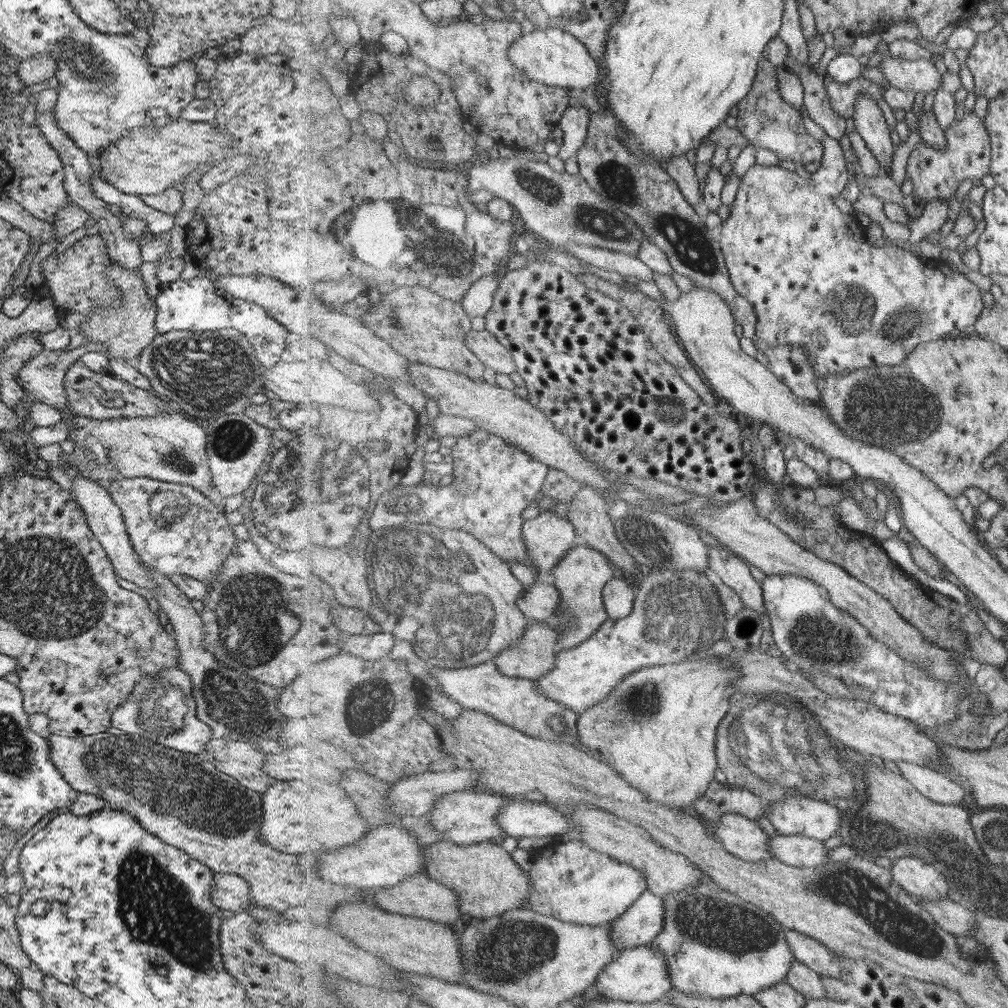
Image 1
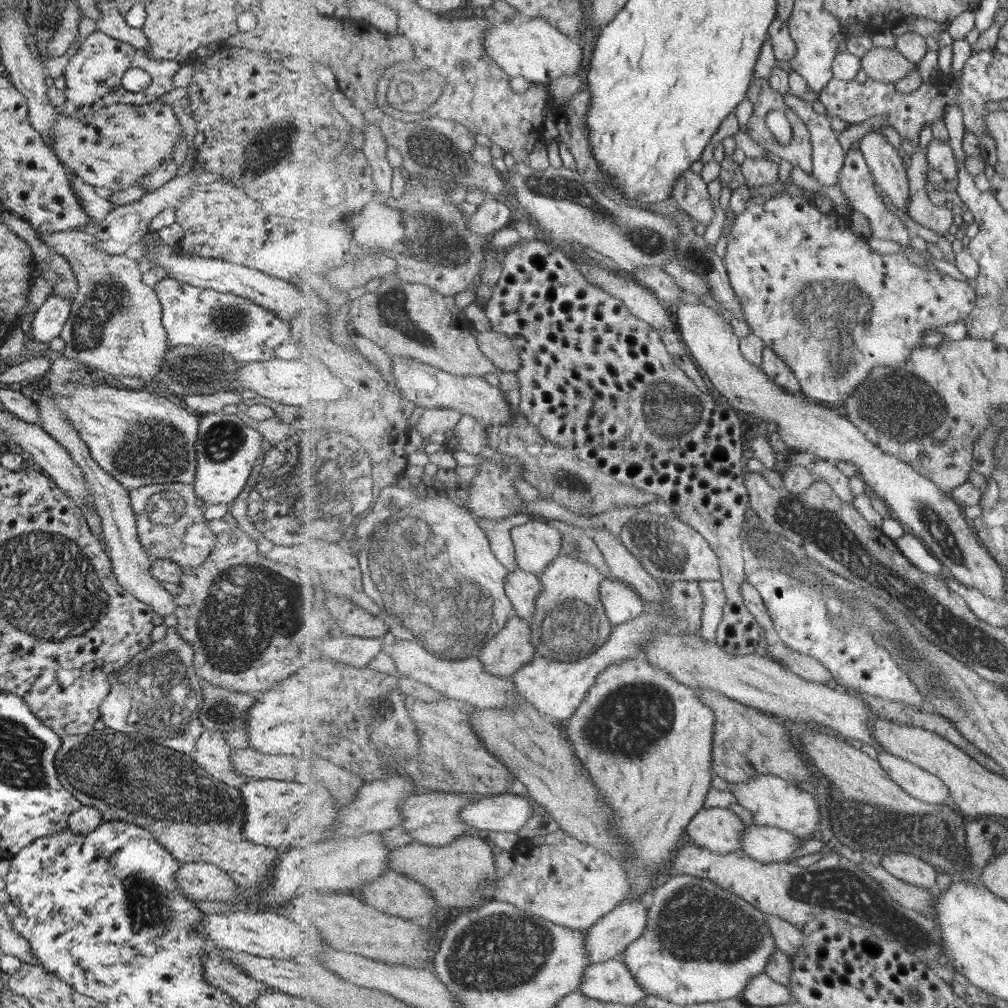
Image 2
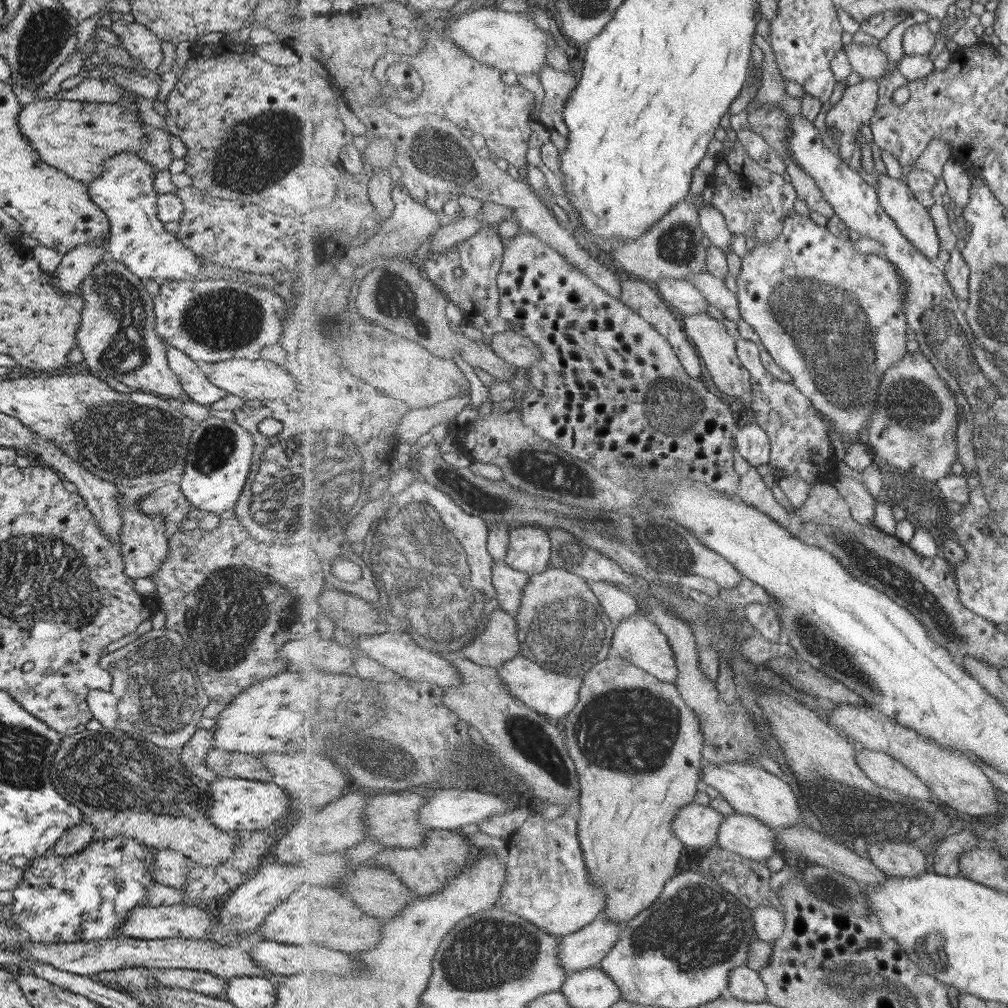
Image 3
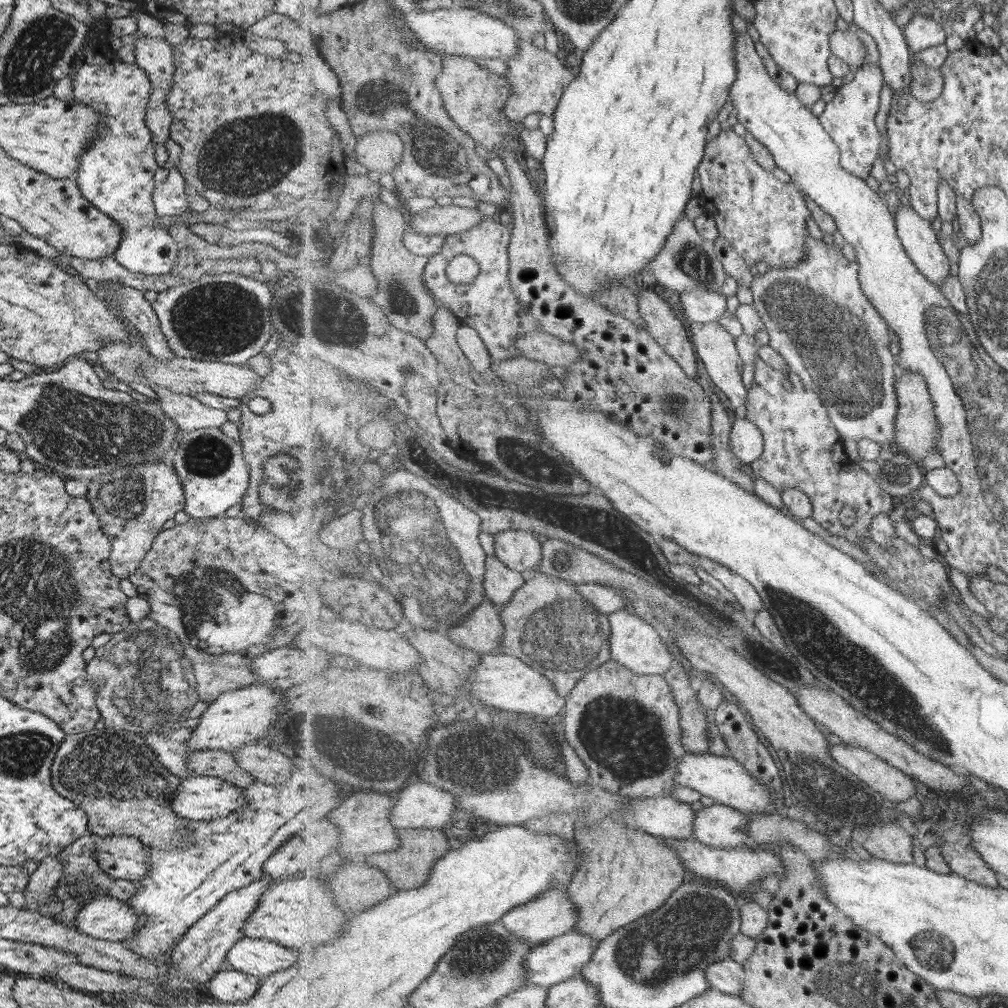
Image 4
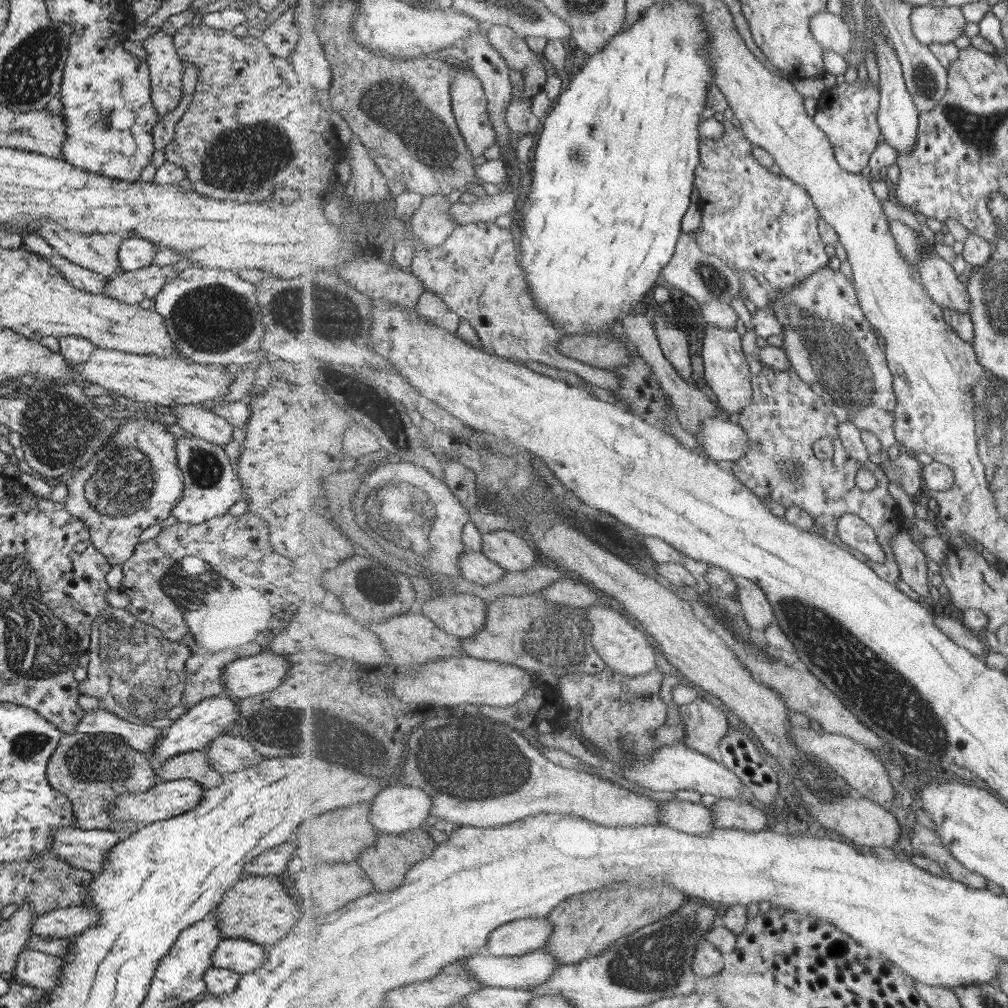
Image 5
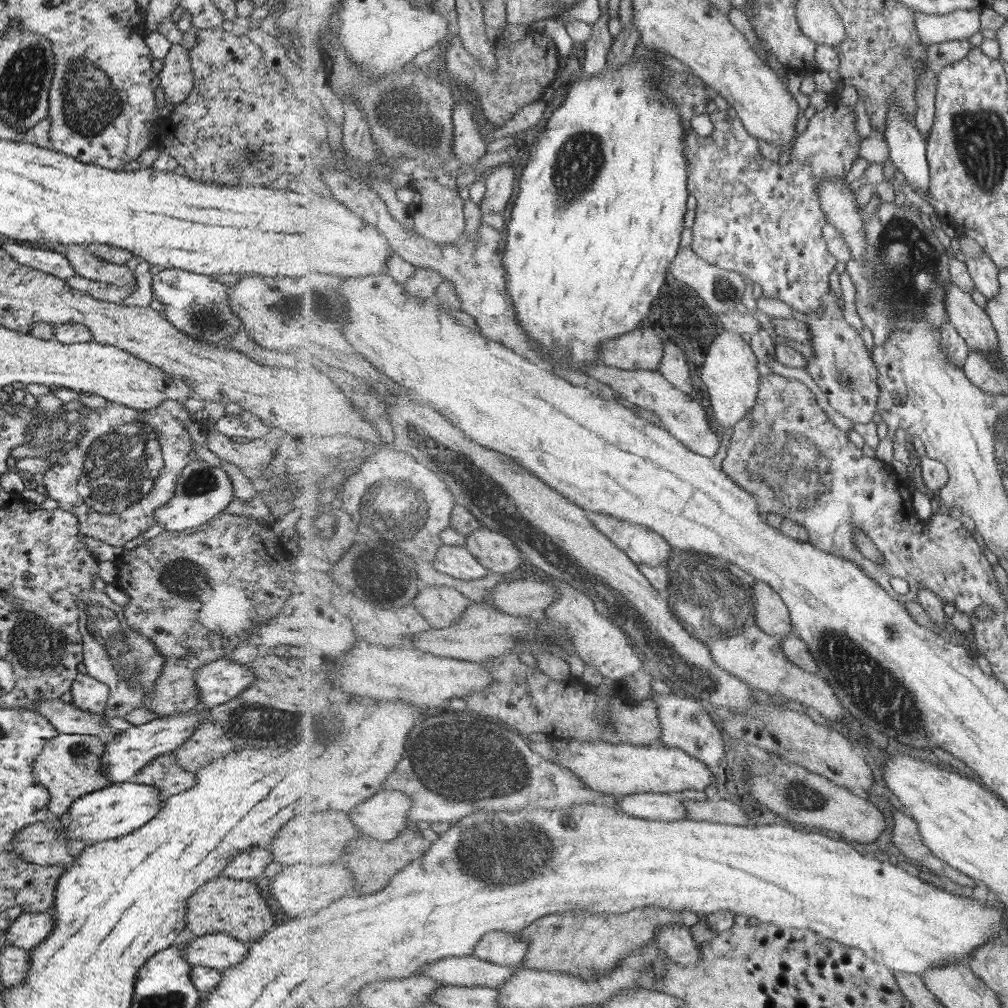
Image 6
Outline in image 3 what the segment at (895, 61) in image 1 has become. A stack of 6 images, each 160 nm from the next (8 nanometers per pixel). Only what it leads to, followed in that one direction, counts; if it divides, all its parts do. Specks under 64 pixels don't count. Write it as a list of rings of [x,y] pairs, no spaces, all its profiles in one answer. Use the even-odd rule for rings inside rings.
[[[851,43],[845,46],[844,50],[848,54],[854,71],[863,79],[880,79],[891,66],[889,56],[873,45]]]

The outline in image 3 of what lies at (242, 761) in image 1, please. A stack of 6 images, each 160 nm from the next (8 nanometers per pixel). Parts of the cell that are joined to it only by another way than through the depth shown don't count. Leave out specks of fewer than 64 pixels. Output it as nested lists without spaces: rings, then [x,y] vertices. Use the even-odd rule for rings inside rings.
[[[197,728],[185,745],[181,745],[179,762],[185,770],[204,781],[217,780],[219,776],[205,768],[205,755],[213,749],[214,738],[210,730]]]

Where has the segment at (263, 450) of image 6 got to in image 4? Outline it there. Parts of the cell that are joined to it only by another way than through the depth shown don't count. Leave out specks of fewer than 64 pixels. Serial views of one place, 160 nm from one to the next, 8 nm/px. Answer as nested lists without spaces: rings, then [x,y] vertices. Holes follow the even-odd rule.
[[[155,388],[154,392],[161,397],[164,413],[182,432],[203,427],[220,428],[226,421],[225,411],[205,406],[195,397],[163,388]]]

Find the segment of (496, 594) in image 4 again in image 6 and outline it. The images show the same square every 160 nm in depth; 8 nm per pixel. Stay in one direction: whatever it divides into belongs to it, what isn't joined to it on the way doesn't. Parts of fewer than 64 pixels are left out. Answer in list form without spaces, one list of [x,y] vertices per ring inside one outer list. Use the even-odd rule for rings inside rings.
[[[443,544],[438,550],[434,568],[461,580],[483,578],[490,570],[465,545]]]

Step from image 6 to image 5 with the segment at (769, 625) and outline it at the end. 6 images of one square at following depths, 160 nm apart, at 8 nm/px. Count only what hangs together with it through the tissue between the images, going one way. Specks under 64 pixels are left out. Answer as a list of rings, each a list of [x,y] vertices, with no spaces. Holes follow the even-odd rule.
[[[731,575],[738,584],[738,598],[744,617],[753,629],[765,630],[777,622],[775,611],[766,592],[755,582],[743,575]]]

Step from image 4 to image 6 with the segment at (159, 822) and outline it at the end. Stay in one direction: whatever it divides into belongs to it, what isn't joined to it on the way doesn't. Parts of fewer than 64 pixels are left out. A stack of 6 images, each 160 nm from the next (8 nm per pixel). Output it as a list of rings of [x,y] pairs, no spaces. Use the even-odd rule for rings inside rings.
[[[57,734],[45,743],[39,755],[31,761],[29,770],[36,779],[47,789],[50,801],[48,810],[51,817],[62,818],[70,804],[84,794],[105,788],[108,778],[101,770],[99,757],[105,751],[106,737],[97,735],[67,735]]]

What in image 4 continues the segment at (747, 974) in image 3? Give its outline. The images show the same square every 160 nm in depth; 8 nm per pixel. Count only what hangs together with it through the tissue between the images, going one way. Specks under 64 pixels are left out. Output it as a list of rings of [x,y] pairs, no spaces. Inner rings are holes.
[[[728,957],[721,962],[712,964],[707,969],[707,980],[712,988],[717,988],[725,994],[739,995],[744,990],[745,970],[744,964],[737,963]]]

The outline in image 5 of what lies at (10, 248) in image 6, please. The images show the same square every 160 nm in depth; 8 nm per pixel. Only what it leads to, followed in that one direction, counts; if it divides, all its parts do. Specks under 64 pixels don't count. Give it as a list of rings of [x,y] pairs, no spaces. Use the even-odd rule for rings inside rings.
[[[57,254],[43,259],[49,266],[53,266],[71,286],[91,294],[102,294],[104,292],[105,280],[107,280],[105,276],[99,276],[99,274],[84,270]]]

